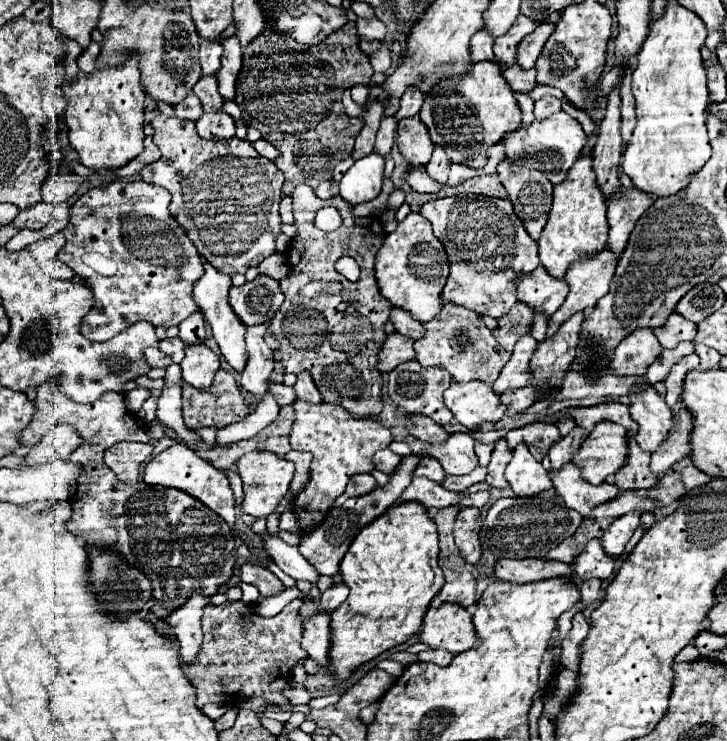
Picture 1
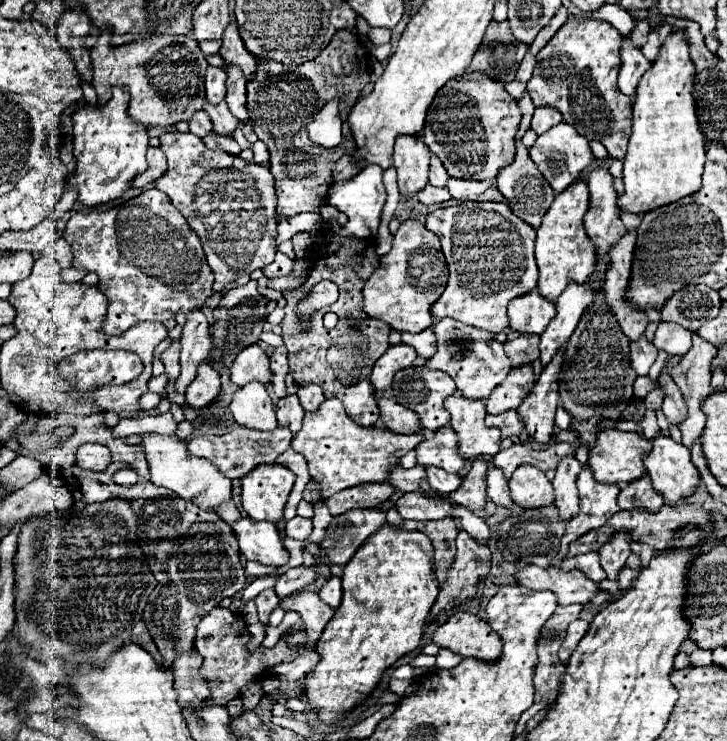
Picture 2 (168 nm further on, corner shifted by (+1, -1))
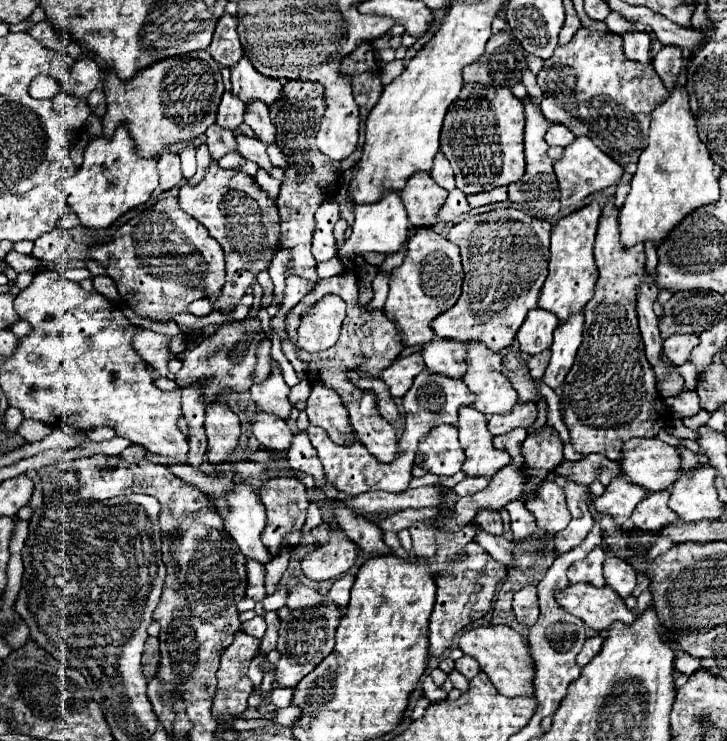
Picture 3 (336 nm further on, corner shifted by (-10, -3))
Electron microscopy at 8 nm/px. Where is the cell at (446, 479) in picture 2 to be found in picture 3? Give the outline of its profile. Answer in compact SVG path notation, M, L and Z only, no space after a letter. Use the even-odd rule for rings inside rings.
M464 478L460 484L454 486L454 492L458 496L470 496L470 494L476 494L480 490L484 490L488 486L488 478Z

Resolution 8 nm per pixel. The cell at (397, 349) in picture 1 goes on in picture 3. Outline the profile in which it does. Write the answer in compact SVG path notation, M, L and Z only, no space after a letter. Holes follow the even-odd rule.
M414 352L406 358L396 358L394 364L382 372L382 380L386 382L386 386L390 388L390 394L394 398L402 398L410 390L414 378L424 368L426 368L426 364L424 364L422 354Z

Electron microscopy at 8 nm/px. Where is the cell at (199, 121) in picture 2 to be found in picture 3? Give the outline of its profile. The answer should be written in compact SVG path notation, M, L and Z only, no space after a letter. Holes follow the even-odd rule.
M212 124L208 130L206 130L206 144L210 148L210 156L214 160L220 160L222 156L230 154L230 152L236 152L236 138L232 132L220 128L218 124Z

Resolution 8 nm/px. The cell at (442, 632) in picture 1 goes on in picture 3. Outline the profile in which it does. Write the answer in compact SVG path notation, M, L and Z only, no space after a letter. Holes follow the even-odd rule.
M480 626L464 632L460 636L460 650L478 660L482 672L488 674L496 690L508 698L516 696L534 696L534 660L530 654L528 638L518 634L508 626Z

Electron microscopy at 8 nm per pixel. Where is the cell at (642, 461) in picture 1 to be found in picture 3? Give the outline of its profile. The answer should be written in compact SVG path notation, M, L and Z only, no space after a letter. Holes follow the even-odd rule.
M660 490L660 492L652 492L648 496L648 500L642 500L630 520L634 524L636 530L642 530L642 532L660 532L662 528L674 524L678 520L676 512L672 512L668 508L668 498L670 498L670 490Z

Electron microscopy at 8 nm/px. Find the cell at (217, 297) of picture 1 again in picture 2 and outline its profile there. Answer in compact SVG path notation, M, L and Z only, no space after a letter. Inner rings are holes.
M247 346L243 348L237 358L231 364L231 380L237 386L245 386L245 382L259 380L259 382L271 382L271 370L269 370L269 358L259 346Z

